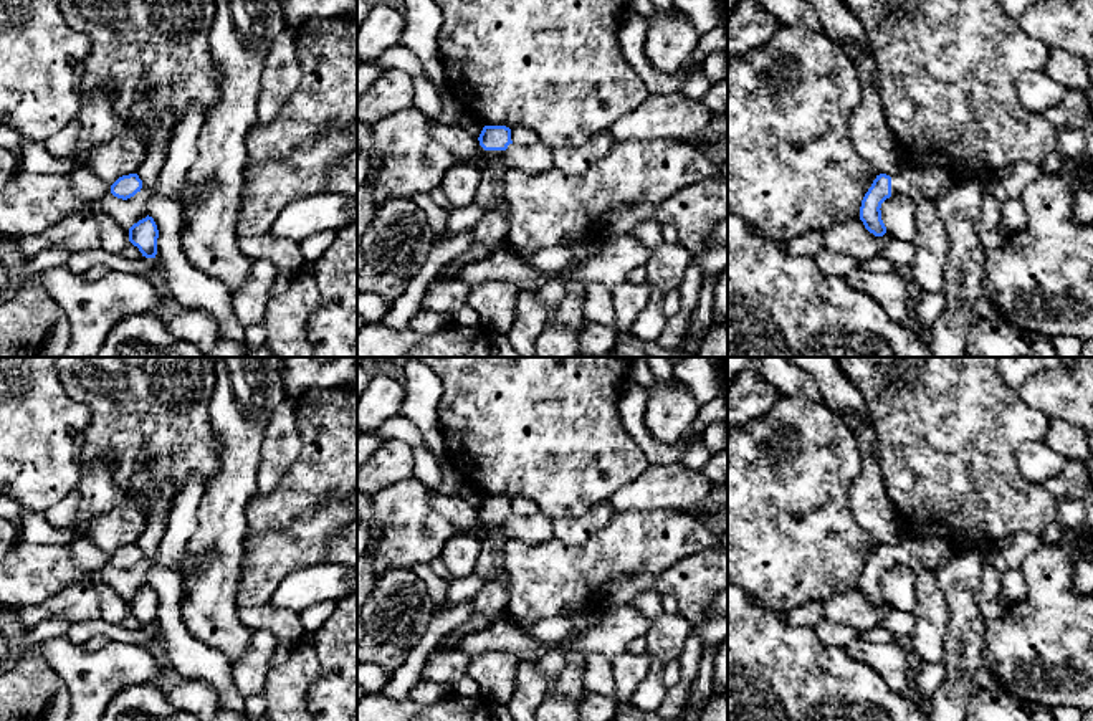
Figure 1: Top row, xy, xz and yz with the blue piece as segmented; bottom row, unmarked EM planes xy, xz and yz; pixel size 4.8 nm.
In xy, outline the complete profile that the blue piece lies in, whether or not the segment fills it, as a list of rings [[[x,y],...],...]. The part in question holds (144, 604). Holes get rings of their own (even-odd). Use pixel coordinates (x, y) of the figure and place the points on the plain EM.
[[[146,587],[129,599],[129,612],[139,618],[142,627],[155,628],[159,600],[152,587]]]

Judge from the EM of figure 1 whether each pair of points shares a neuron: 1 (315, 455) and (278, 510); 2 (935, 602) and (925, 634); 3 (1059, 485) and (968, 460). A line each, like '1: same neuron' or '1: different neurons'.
1: same neuron
2: same neuron
3: different neurons

